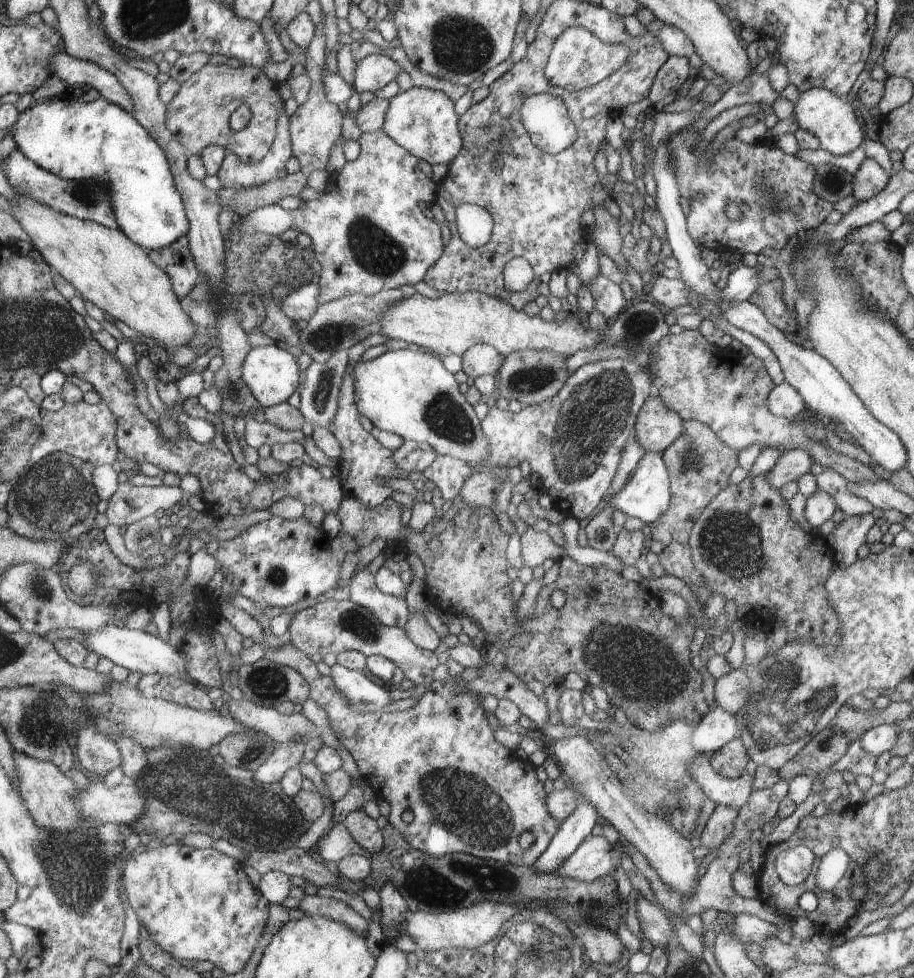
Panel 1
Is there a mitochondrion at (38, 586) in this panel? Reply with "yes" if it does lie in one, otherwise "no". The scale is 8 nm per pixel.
yes

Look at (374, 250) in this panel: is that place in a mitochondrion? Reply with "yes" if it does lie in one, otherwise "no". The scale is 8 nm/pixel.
yes

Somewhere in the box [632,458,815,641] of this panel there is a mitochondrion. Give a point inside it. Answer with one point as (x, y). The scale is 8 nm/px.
(729, 542)

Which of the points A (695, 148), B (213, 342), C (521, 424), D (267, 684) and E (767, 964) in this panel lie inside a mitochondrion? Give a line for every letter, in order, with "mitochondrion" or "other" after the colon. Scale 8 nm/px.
A: other
B: other
C: other
D: mitochondrion
E: other

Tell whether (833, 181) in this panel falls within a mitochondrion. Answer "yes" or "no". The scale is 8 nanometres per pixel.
yes

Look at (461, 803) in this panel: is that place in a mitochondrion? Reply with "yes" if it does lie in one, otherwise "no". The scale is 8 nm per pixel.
yes

